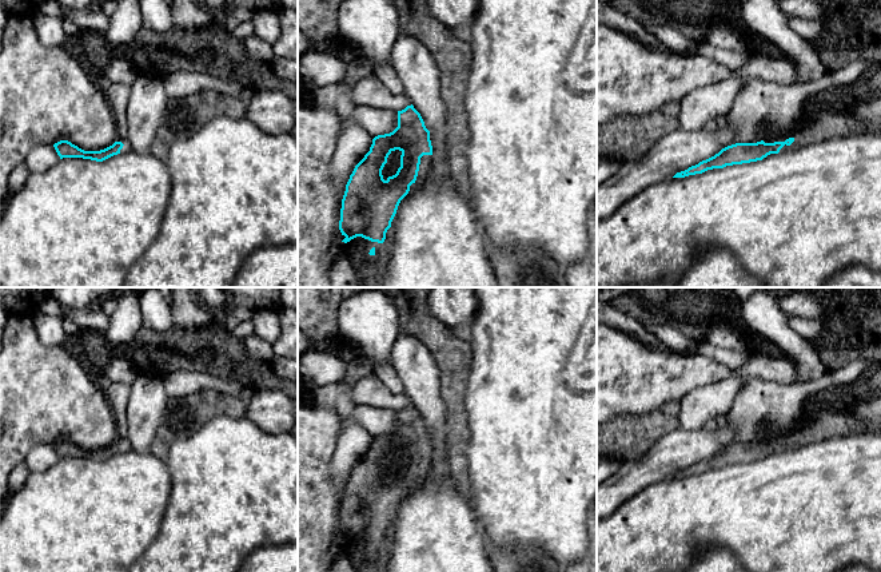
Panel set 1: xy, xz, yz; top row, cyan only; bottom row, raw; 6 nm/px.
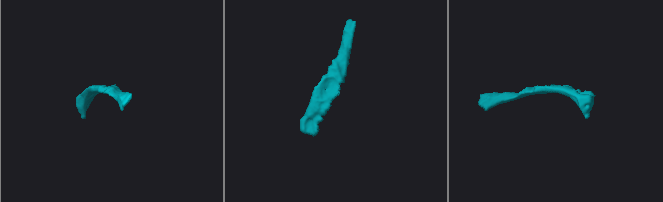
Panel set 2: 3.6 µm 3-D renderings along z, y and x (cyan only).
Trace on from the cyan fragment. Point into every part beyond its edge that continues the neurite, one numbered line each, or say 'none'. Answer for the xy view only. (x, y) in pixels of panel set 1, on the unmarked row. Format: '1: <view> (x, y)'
1: xy (127, 447)

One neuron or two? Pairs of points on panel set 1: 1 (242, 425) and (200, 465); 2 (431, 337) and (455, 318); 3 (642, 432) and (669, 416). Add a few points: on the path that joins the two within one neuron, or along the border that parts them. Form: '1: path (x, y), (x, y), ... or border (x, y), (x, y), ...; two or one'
1: path (231, 436), (211, 456); one
2: border (426, 301), (427, 309), (431, 313), (465, 338); two
3: path (649, 426), (662, 421); one

